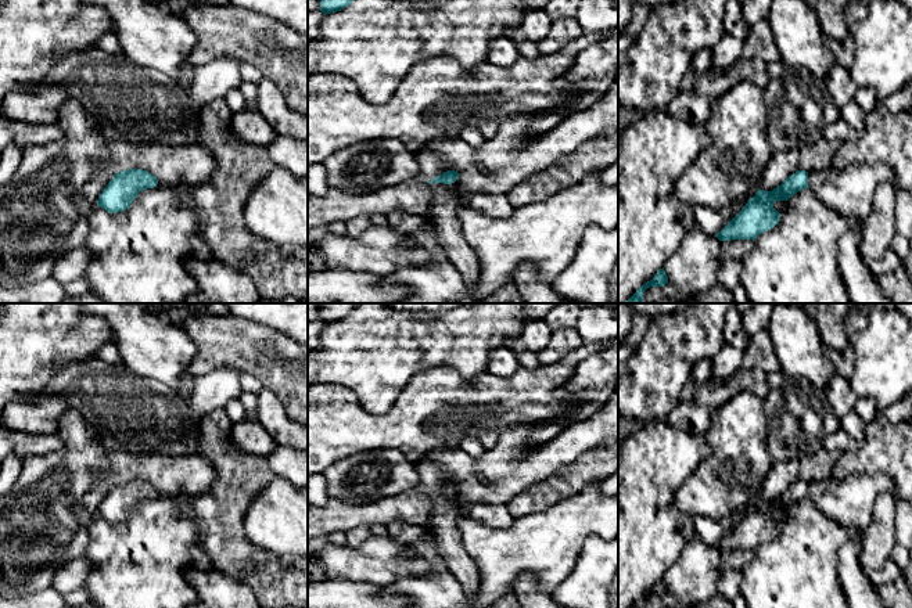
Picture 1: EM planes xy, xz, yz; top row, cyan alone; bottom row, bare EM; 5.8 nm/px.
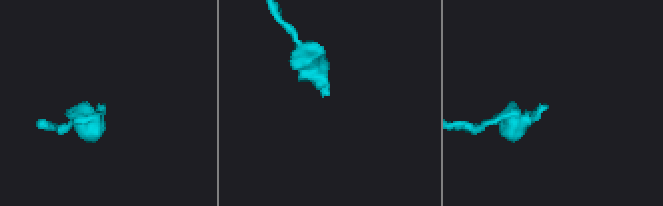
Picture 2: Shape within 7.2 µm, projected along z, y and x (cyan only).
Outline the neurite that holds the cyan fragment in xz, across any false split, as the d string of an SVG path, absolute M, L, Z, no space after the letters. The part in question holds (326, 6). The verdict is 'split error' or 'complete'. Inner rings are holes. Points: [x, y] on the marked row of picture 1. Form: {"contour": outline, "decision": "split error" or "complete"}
{"contour": "M320 0L320 11L326 14L341 11L348 7L353 0Z", "decision": "complete"}

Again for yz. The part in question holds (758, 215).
{"contour": "M884 162L875 165L850 166L836 169L829 166L822 170L797 170L789 176L780 186L772 191L758 190L753 198L742 208L742 211L715 235L719 241L732 240L755 240L760 234L773 229L779 223L780 213L773 208L776 201L787 201L801 190L809 188L829 208L839 212L841 216L857 219L861 224L870 213L875 191L882 181L891 181L897 186L894 170Z", "decision": "split error"}

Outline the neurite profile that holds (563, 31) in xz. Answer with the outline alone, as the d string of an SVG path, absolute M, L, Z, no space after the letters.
M564 17L552 22L549 35L539 40L538 50L541 55L552 55L563 50L574 39L581 37L584 30L575 18Z

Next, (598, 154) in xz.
M611 127L582 144L547 170L532 173L506 193L513 208L542 202L557 190L579 183L589 172L604 170L618 158L618 129Z

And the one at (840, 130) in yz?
M839 118L836 122L822 127L822 136L843 144L847 141L857 141L861 137L861 133L851 127L844 119Z

